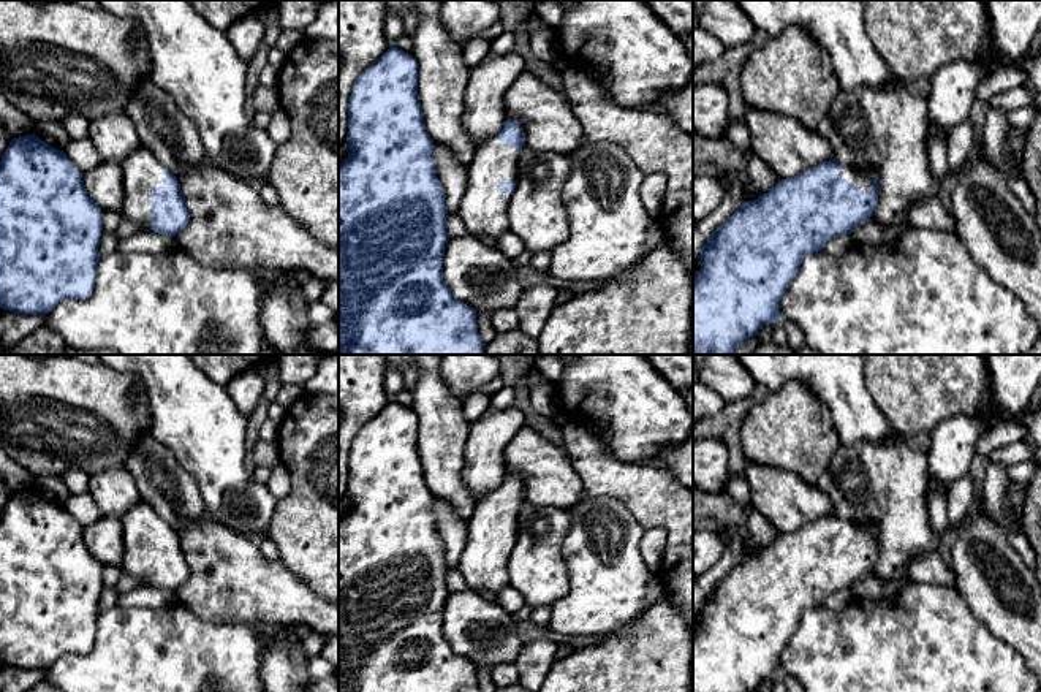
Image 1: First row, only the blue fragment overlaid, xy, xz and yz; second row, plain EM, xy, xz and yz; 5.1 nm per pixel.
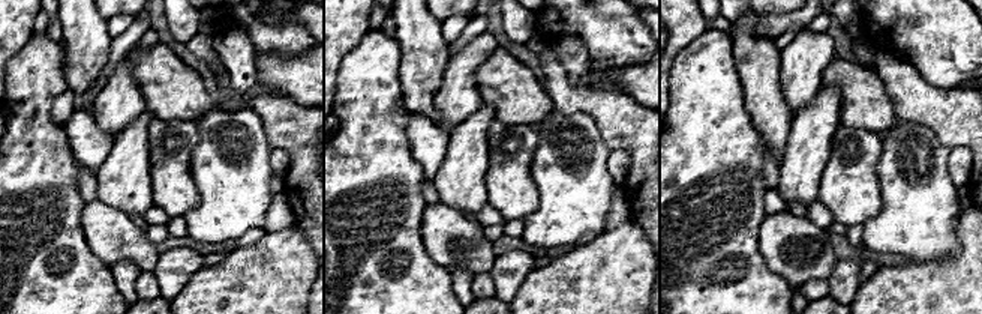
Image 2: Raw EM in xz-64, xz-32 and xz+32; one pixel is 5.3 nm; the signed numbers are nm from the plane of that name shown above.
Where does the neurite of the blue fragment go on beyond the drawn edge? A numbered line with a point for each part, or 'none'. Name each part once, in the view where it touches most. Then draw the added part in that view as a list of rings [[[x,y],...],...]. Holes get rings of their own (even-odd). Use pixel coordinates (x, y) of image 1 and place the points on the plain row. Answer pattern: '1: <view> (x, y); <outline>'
1: xy (141, 524); [[[146,502],[136,504],[123,516],[123,557],[122,572],[139,580],[142,584],[150,584],[150,542],[163,540],[166,530],[163,519]]]

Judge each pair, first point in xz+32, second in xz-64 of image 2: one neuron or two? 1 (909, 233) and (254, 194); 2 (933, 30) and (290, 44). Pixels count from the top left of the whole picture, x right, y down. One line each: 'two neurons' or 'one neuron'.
1: one neuron
2: one neuron

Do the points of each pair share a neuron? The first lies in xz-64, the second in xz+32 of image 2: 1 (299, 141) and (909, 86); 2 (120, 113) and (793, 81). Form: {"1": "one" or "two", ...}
{"1": "one", "2": "one"}

